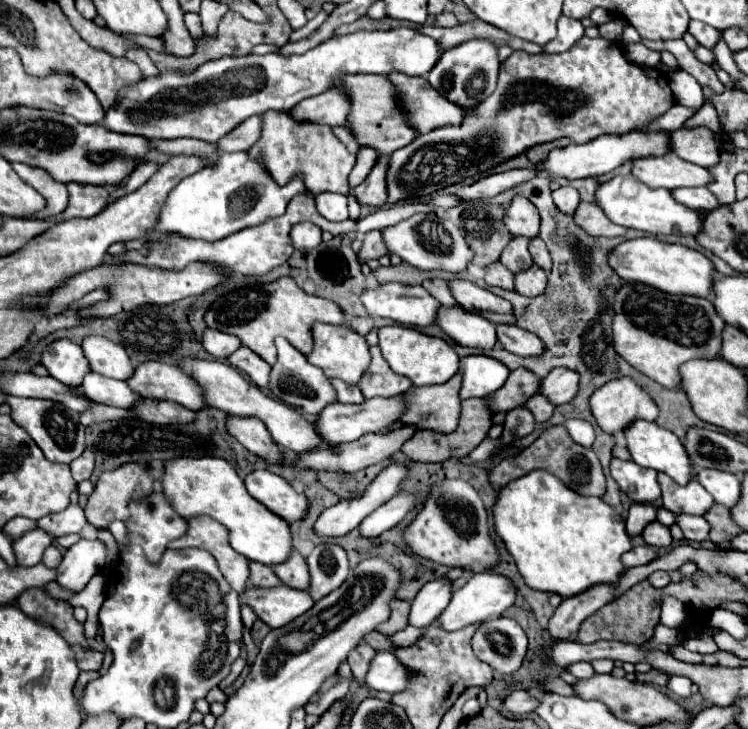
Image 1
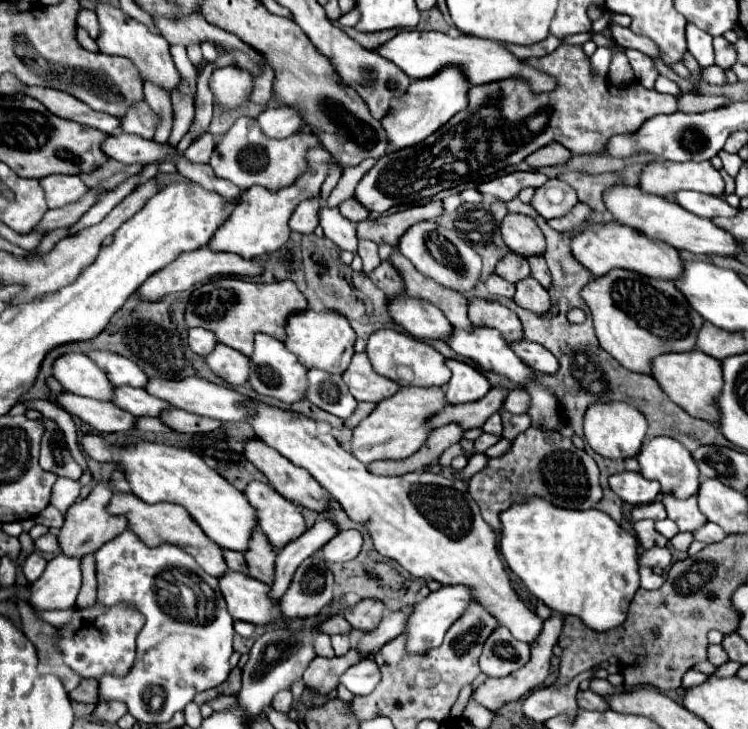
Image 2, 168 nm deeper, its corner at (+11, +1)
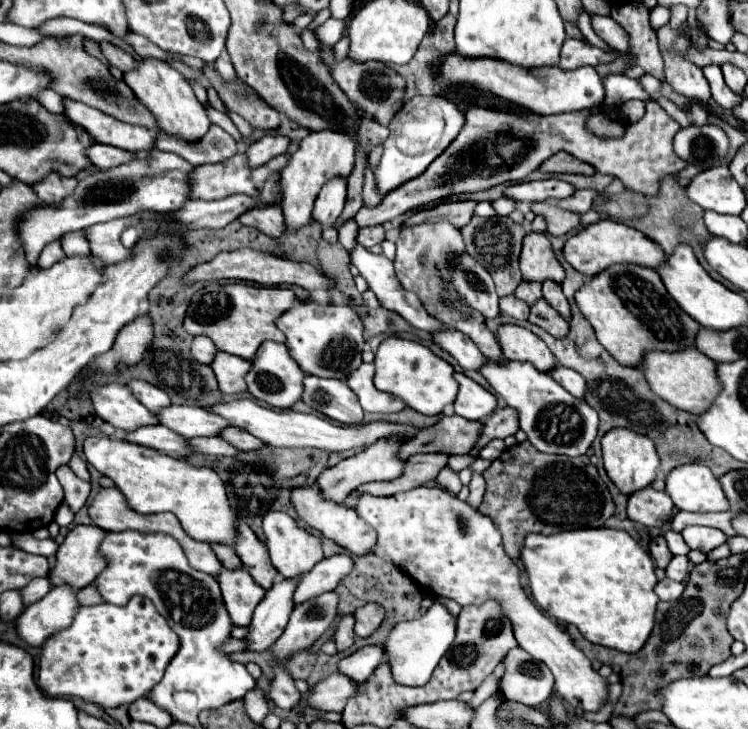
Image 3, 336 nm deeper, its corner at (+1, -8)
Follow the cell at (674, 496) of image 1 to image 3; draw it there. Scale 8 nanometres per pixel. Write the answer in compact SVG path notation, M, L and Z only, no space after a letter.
M687 526L687 530L683 530L681 534L691 550L699 550L703 554L709 554L711 550L727 542L727 536L721 530L707 526Z

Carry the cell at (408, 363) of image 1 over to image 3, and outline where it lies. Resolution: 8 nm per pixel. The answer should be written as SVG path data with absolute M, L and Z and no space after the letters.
M387 338L381 342L375 354L375 388L399 396L409 408L425 416L437 416L455 400L459 384L453 378L453 366L435 356L429 348L413 340Z

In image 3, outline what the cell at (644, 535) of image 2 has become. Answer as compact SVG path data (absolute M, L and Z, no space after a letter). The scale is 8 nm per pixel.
M659 536L659 538L653 538L651 540L651 546L649 546L649 550L651 550L651 556L653 556L653 560L655 560L655 564L659 566L659 568L667 568L667 564L669 564L669 560L673 558L673 554L671 554L671 550L667 548L667 542L665 542L665 538L663 536Z

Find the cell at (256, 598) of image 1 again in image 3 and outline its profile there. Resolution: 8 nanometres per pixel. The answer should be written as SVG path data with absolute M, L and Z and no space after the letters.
M221 568L217 582L221 586L225 608L235 626L247 626L251 622L251 614L255 606L261 602L265 590L251 582L251 574L247 570L227 570Z

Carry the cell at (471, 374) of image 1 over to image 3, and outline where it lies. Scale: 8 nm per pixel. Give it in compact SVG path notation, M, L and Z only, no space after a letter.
M453 374L459 382L459 394L455 398L455 414L463 416L465 420L483 420L497 408L497 398L467 378L465 374Z

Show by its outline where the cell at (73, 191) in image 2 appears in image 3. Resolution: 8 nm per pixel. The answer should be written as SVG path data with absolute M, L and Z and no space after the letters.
M49 172L41 182L35 182L31 188L35 190L35 194L47 202L47 204L59 204L63 202L63 198L67 194L71 194L71 190L77 186L75 178L65 178L57 172Z

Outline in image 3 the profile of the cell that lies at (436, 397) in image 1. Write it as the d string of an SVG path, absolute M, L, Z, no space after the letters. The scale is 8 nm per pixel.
M383 440L383 442L377 442L375 446L367 446L367 450L359 452L357 456L341 460L337 466L323 470L323 474L317 478L317 486L319 486L321 494L323 494L323 498L331 500L335 504L341 504L361 484L375 482L375 480L393 480L399 474L403 474L405 462L397 458L399 446L401 446L399 440Z

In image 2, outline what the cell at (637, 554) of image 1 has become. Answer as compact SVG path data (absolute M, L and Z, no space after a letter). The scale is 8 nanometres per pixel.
M653 547L653 549L647 549L647 551L643 551L639 555L639 565L641 567L665 569L665 567L669 567L669 563L671 563L671 551L667 547L663 547L663 549L661 547Z

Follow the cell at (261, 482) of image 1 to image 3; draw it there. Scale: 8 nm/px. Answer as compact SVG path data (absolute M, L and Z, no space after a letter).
M277 510L267 512L263 518L263 532L267 536L267 548L269 548L271 562L283 578L297 578L303 572L309 572L317 562L323 560L321 538L315 538L307 530L299 528L297 522L285 512L277 512Z

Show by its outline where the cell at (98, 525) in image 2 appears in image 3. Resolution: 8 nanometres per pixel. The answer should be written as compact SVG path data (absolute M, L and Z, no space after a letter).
M75 526L57 550L57 564L49 574L51 586L69 584L75 590L81 590L93 584L107 564L99 558L103 534L105 532L97 526Z

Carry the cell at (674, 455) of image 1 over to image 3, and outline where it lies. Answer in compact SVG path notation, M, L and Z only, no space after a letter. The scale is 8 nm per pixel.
M705 464L679 466L667 476L667 494L679 510L727 512L729 500Z

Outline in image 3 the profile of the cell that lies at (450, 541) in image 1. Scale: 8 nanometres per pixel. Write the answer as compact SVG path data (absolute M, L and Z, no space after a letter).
M419 486L397 496L375 498L363 494L357 514L377 530L377 556L405 570L427 592L451 598L461 606L481 606L493 598L511 620L519 646L545 662L555 676L557 694L577 710L597 712L609 700L609 682L593 670L591 660L575 648L567 632L545 616L521 590L519 568L505 554L501 534L491 518L461 502L455 494L435 486Z

